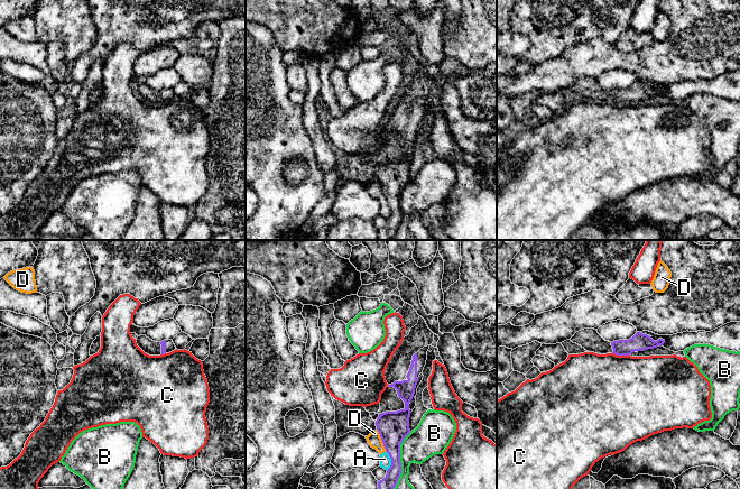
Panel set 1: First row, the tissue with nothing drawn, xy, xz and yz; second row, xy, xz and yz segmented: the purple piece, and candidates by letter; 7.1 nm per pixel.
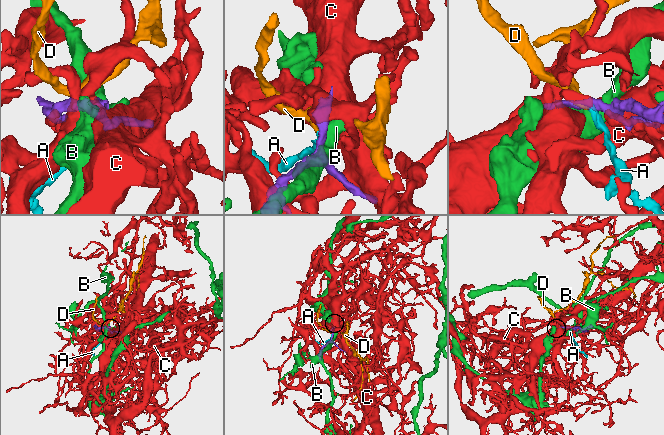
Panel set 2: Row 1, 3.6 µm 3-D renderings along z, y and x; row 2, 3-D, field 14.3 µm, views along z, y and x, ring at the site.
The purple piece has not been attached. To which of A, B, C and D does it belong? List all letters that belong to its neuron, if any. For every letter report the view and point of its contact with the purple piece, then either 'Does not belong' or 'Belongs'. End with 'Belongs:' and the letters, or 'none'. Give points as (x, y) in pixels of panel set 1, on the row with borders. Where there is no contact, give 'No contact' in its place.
A: Touches purple at xz (391, 461). Does not belong
B: Touches purple at xz (399, 460). Does not belong
C: Touches purple at yz (621, 354). Does not belong
D: Touches purple at xz (381, 440). Does not belong
Belongs: none

